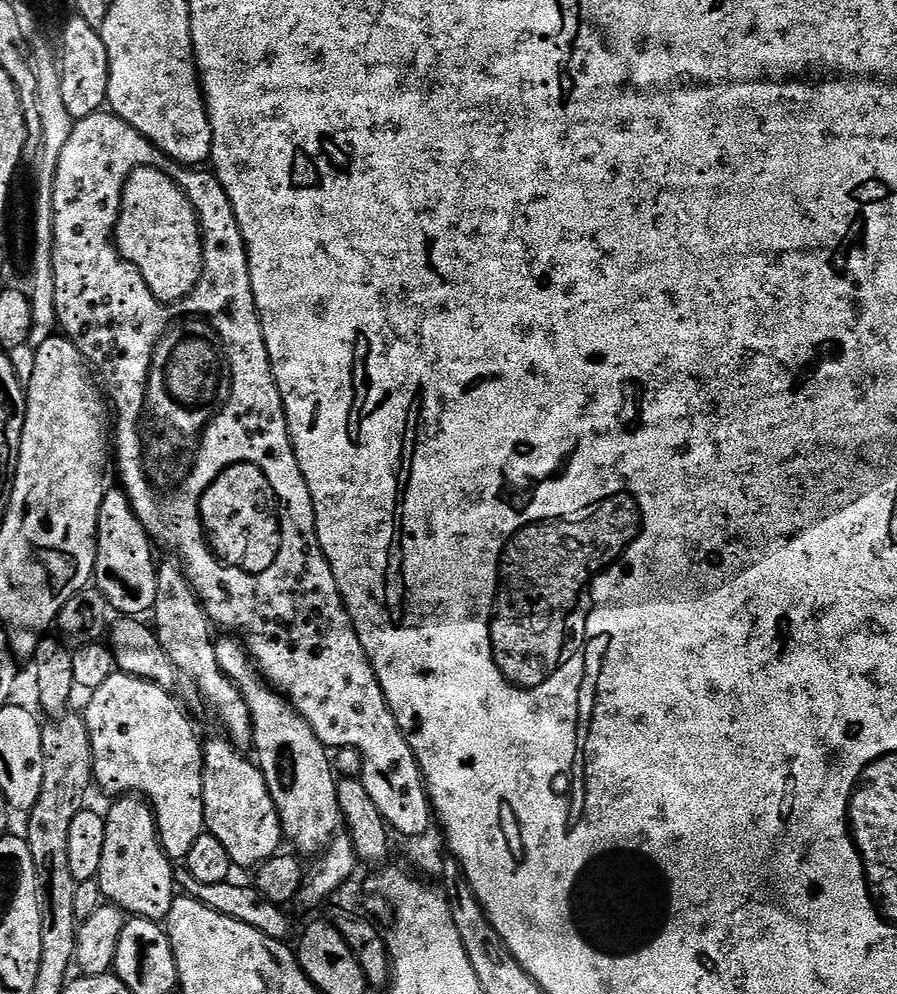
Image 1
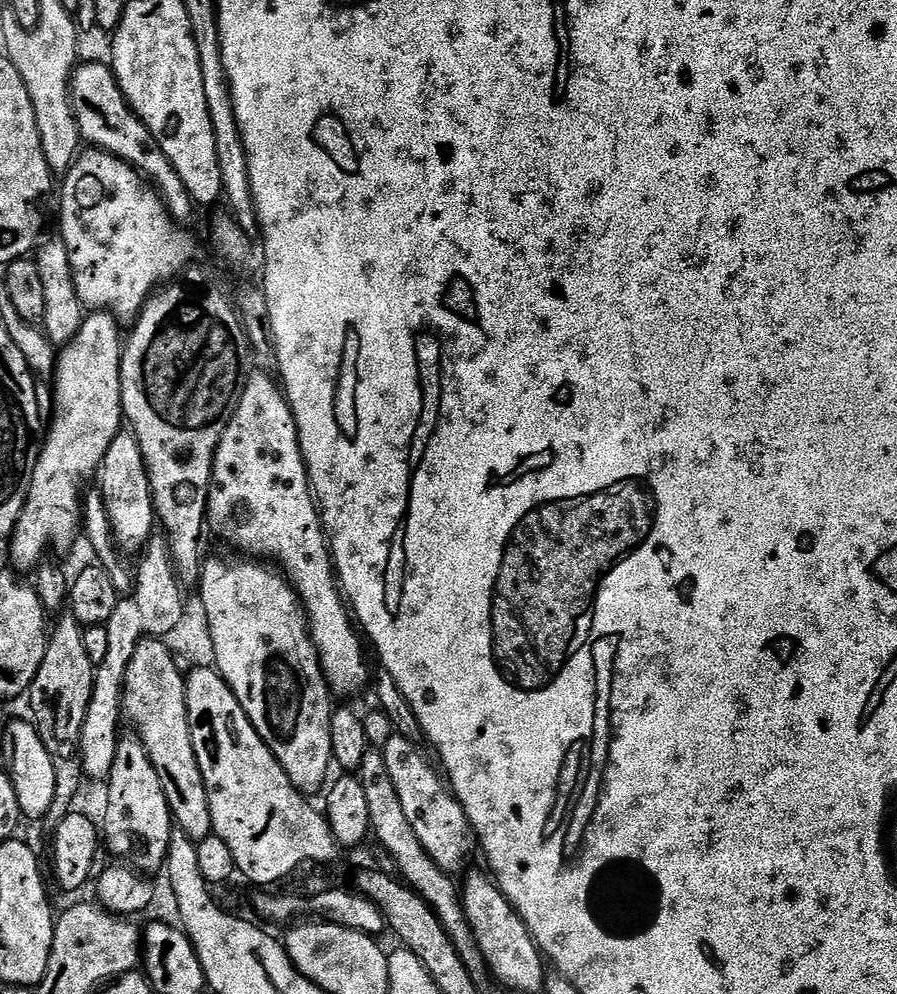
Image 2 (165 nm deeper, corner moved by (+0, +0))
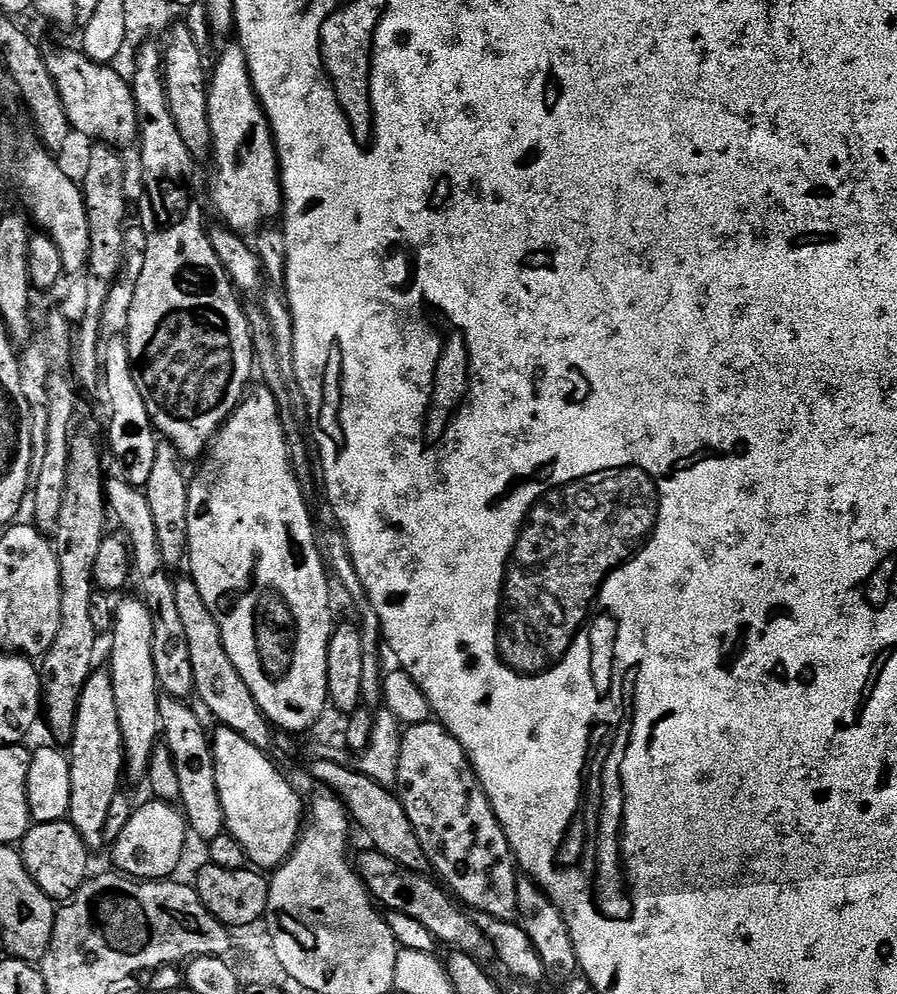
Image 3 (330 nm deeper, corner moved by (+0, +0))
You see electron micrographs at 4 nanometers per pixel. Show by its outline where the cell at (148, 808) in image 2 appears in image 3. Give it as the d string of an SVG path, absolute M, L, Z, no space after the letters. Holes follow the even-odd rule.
M143 599L124 600L115 605L115 624L110 633L112 639L112 669L114 703L118 706L118 726L122 730L124 747L124 771L127 779L143 781L148 774L150 758L161 741L160 698L162 689L156 682L154 670L154 622Z

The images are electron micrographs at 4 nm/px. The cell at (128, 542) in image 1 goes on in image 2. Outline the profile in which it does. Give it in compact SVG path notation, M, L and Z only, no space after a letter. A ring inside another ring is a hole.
M122 430L111 442L100 467L99 480L100 493L111 520L116 544L125 553L139 553L153 535L156 519L148 468L145 466L145 459L142 458L136 437L129 431Z

